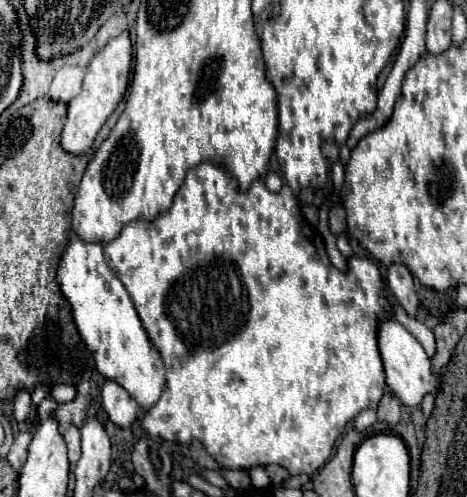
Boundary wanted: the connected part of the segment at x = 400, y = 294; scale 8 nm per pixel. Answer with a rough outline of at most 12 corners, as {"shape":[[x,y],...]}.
{"shape":[[405,265],[387,269],[387,287],[409,317],[417,317],[419,301]]}

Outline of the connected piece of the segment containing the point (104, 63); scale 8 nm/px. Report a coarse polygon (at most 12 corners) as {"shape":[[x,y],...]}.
{"shape":[[129,33],[95,55],[61,147],[85,155],[125,95]]}

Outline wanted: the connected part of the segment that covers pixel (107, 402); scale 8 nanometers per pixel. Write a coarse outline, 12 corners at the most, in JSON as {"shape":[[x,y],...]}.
{"shape":[[107,381],[101,397],[115,425],[131,427],[137,401],[117,381]]}

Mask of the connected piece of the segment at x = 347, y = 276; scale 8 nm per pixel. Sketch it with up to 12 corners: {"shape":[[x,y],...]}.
{"shape":[[187,171],[105,259],[145,437],[311,475],[385,389],[371,259]]}

